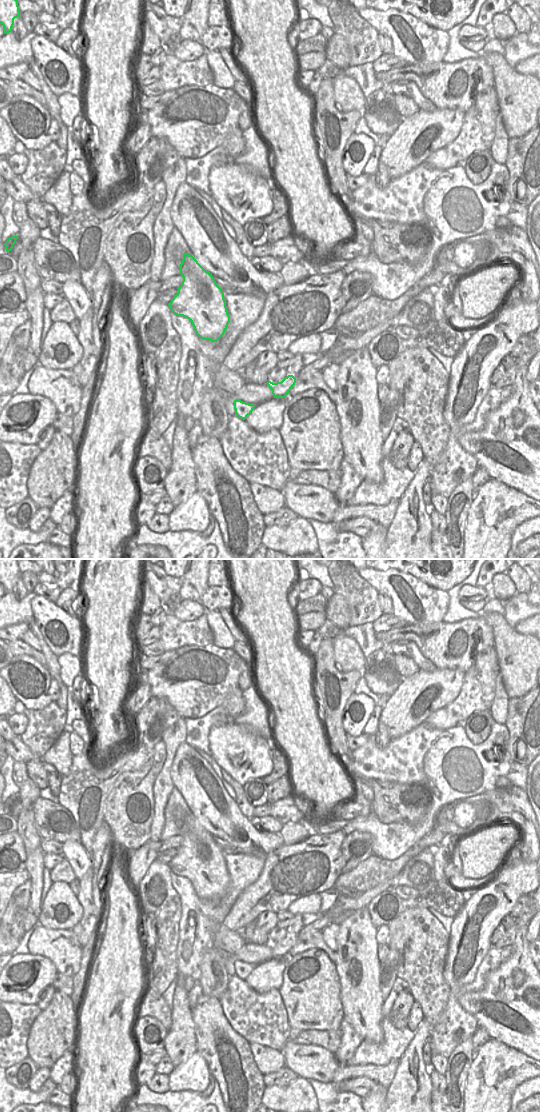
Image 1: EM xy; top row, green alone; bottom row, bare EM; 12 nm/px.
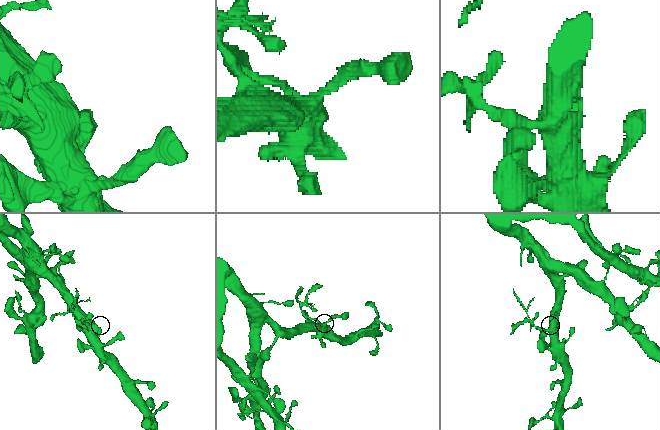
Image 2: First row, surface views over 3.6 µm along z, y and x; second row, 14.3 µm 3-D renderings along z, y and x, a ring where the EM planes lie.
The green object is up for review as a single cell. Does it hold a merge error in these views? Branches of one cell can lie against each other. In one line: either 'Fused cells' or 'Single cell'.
Single cell

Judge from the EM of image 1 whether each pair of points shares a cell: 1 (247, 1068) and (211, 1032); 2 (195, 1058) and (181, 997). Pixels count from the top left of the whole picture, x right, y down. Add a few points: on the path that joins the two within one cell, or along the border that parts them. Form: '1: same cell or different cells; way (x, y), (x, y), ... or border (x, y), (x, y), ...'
1: same cell; way (241, 1056), (233, 1041), (223, 1033)
2: different cells; border (195, 1050), (185, 1061), (175, 1066)

